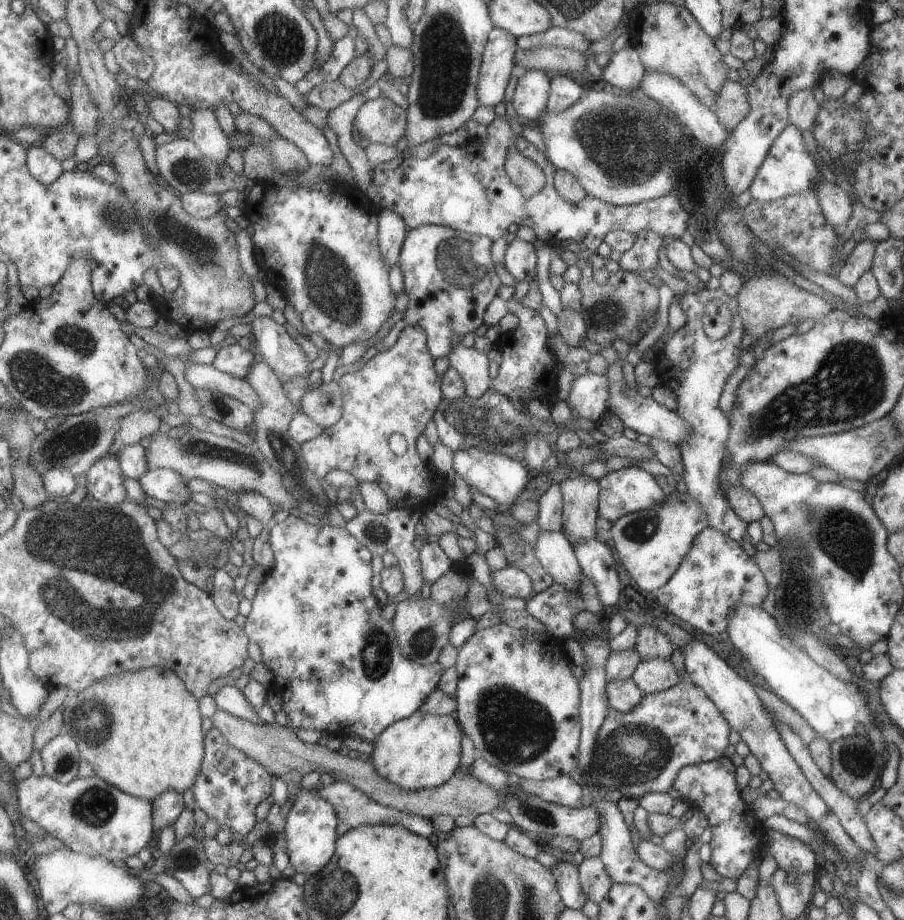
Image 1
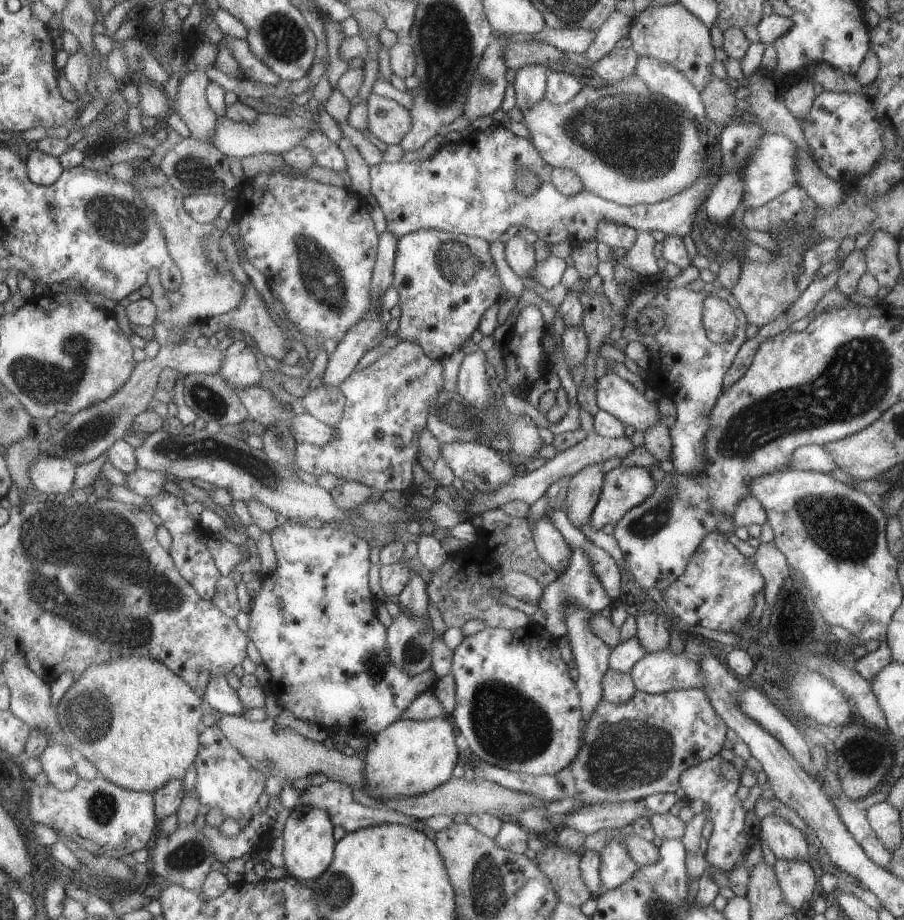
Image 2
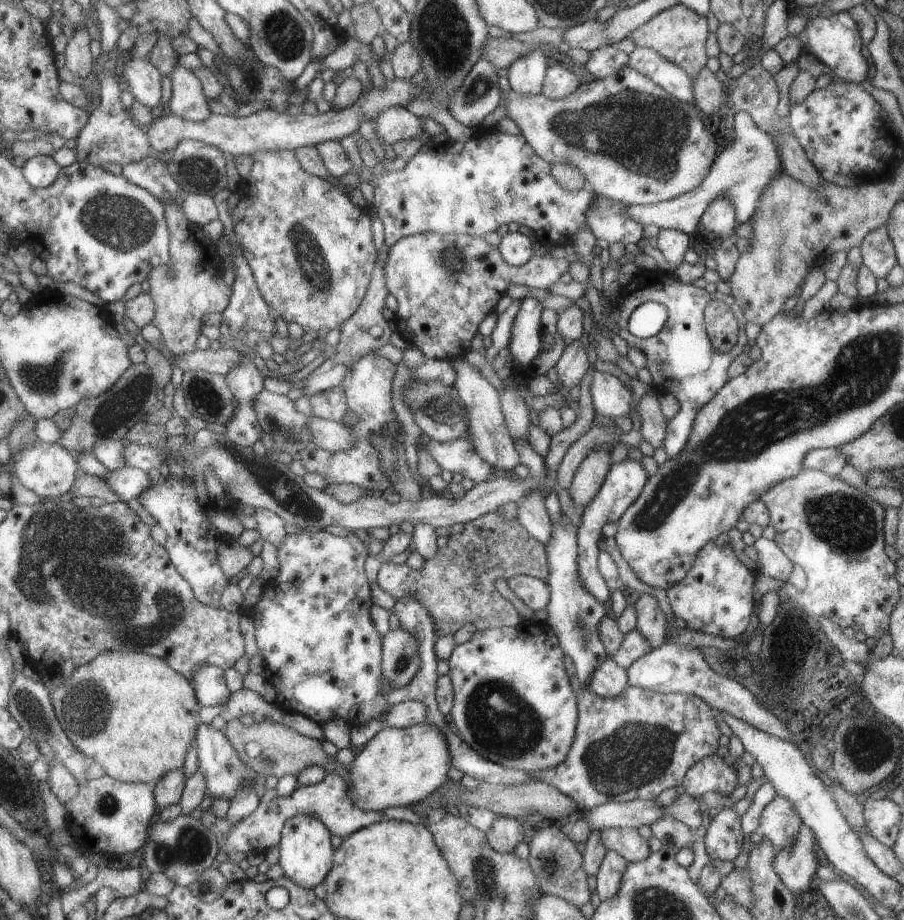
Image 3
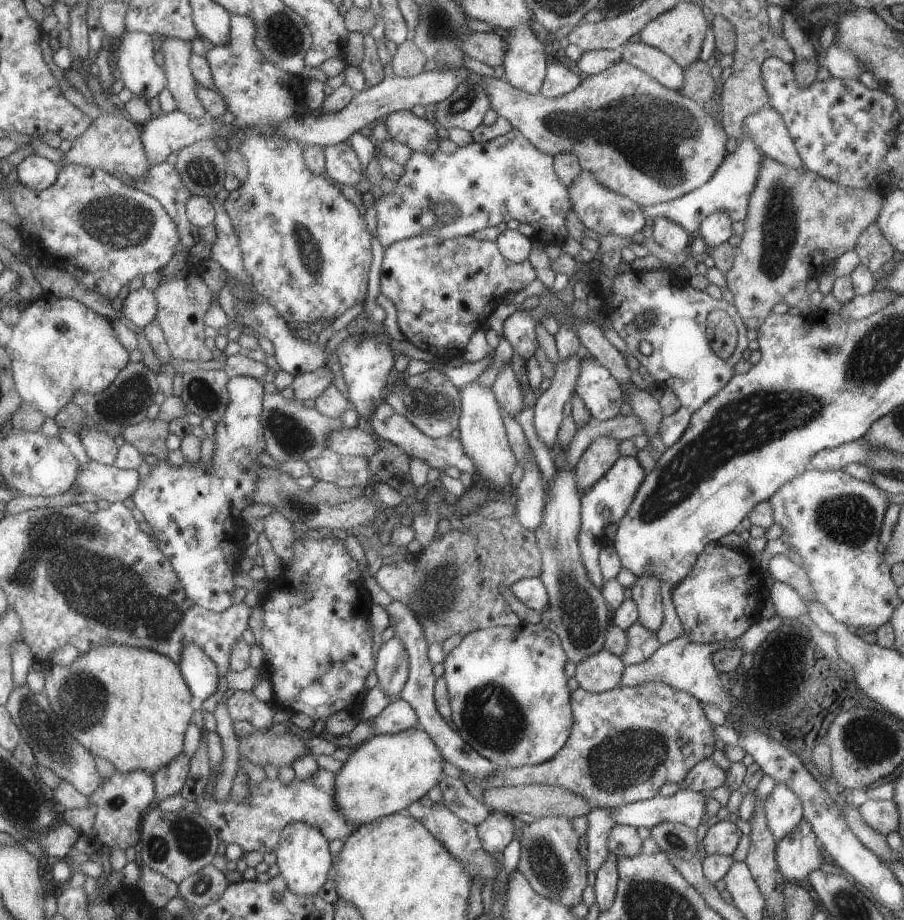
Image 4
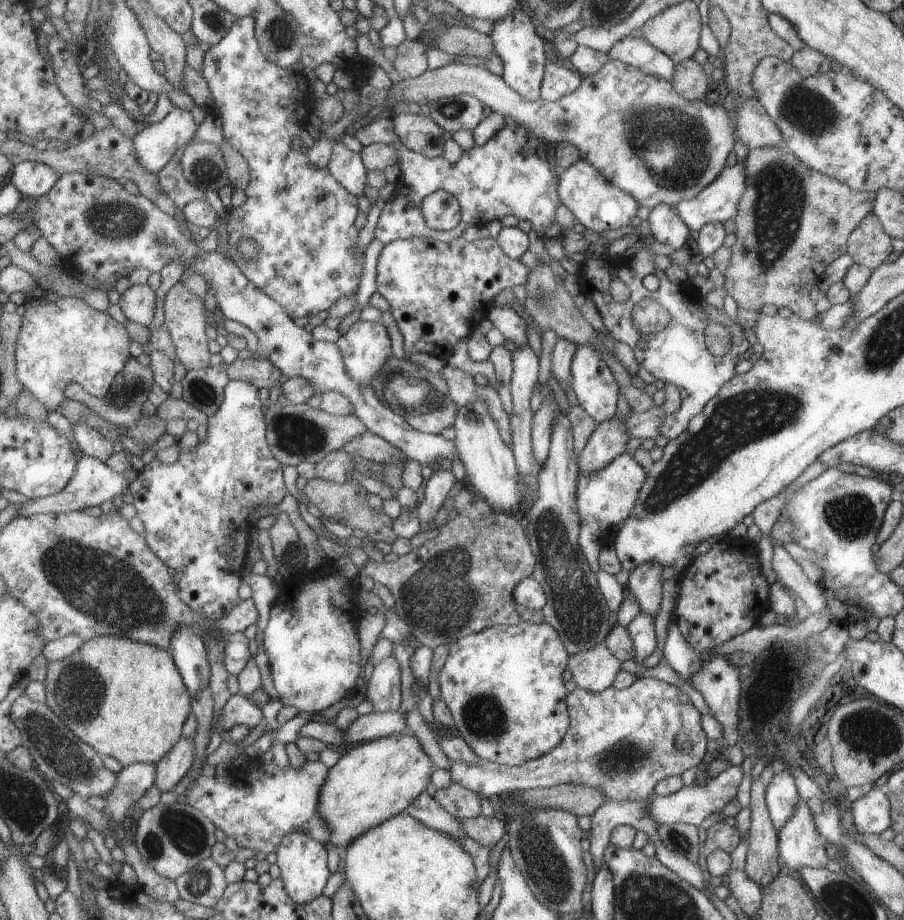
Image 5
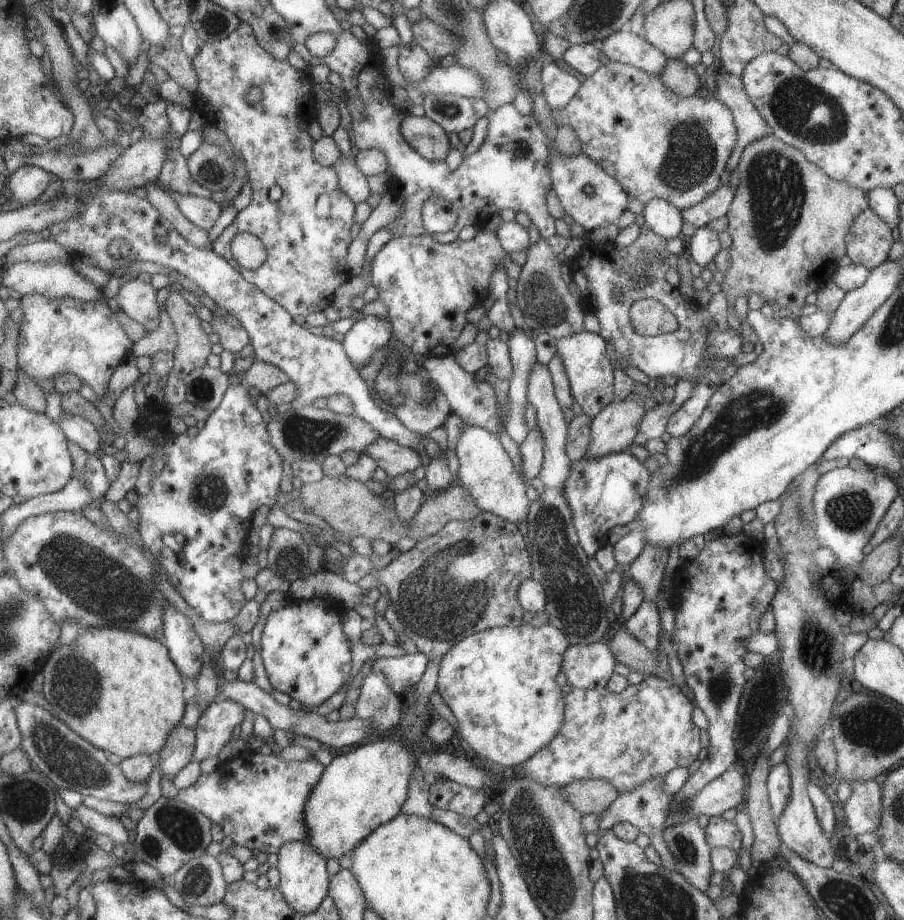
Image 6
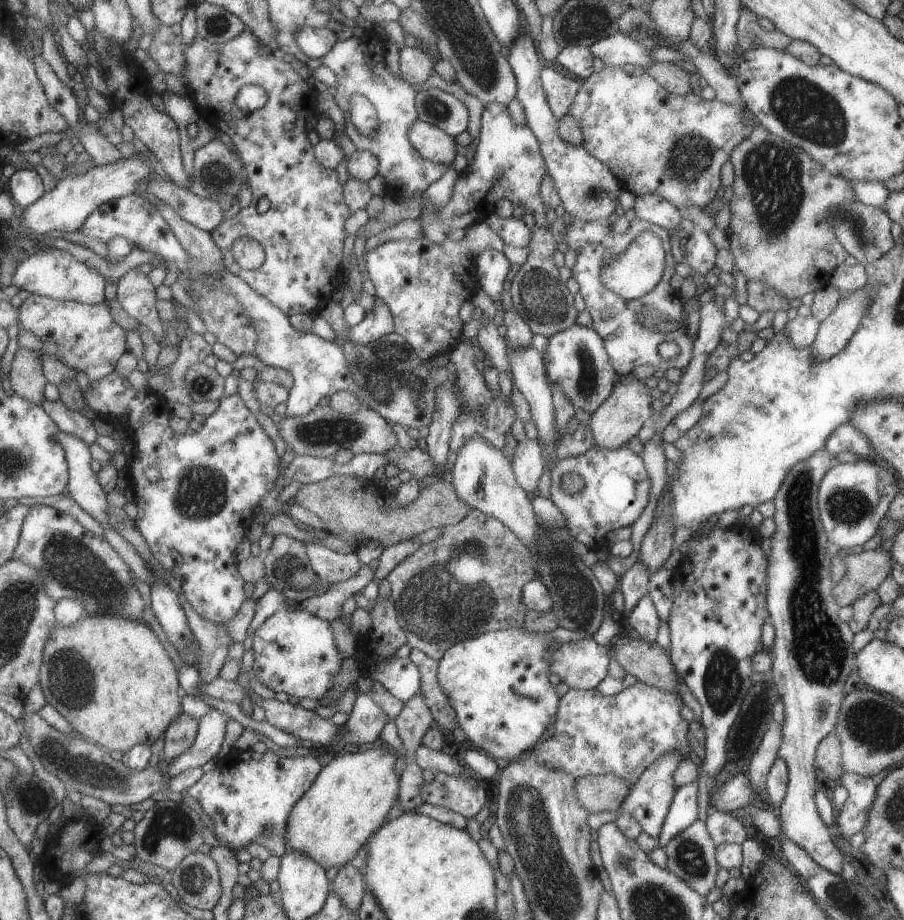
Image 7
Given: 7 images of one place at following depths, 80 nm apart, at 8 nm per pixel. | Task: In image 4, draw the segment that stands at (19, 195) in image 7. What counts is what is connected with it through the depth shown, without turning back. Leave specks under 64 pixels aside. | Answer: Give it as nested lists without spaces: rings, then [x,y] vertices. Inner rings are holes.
[[[33,153],[23,157],[15,166],[18,182],[32,191],[42,191],[51,186],[59,169],[54,162]]]

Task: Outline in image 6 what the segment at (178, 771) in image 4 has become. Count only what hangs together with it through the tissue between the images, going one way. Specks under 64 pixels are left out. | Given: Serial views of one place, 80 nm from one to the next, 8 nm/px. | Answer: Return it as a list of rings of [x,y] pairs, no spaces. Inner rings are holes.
[[[177,723],[166,736],[165,744],[158,752],[158,769],[160,774],[172,777],[187,762],[195,746],[194,729]]]

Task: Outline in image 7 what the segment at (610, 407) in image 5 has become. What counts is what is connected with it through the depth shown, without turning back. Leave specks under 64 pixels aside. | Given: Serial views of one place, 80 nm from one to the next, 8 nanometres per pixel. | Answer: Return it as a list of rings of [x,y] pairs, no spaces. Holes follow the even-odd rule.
[[[577,323],[547,337],[545,352],[541,354],[544,373],[551,390],[556,386],[563,391],[564,397],[579,410],[591,414],[611,394],[617,374],[609,362],[601,338],[591,327],[583,327]]]

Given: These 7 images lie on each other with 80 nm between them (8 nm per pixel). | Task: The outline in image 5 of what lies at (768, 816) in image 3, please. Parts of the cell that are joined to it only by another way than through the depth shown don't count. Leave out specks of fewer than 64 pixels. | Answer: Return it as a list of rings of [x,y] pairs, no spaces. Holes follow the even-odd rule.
[[[779,767],[774,770],[766,786],[764,799],[773,826],[778,831],[792,813],[796,800],[799,799],[793,775],[787,769]]]

